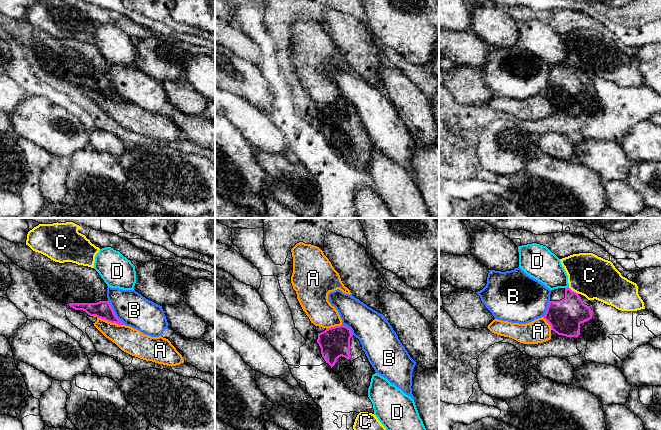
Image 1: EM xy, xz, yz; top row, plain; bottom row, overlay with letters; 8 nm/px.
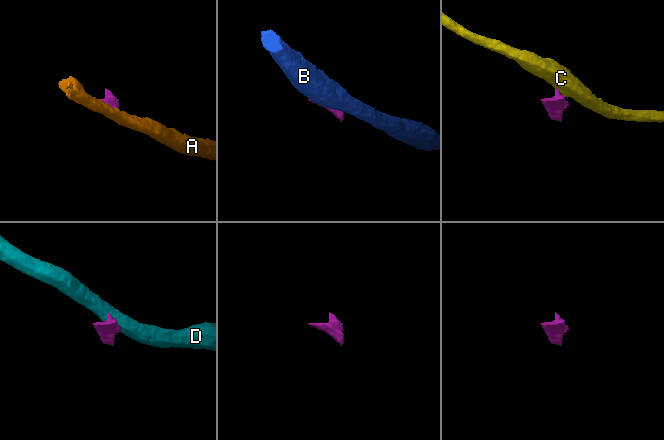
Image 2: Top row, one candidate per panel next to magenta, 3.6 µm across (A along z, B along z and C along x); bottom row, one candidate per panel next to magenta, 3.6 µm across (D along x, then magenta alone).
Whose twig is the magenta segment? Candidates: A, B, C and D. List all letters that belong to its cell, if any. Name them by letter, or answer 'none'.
none

